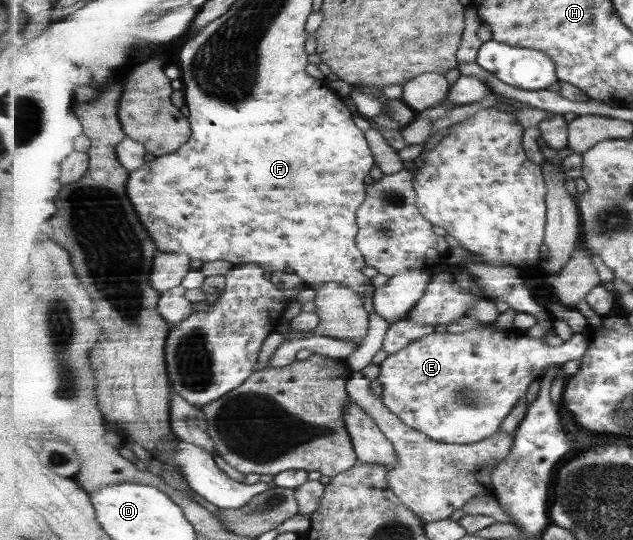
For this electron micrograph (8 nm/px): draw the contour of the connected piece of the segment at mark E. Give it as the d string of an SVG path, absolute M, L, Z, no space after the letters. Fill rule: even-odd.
M482 325L462 334L439 329L420 341L412 342L400 353L391 355L381 363L378 379L385 387L384 404L409 427L426 433L440 443L480 443L501 431L504 421L520 400L526 397L530 385L540 381L548 365L581 360L588 350L589 342L582 332L575 333L570 341L564 341L560 346L551 346L545 342L545 338L530 338L524 331L515 328L502 330L494 325Z

